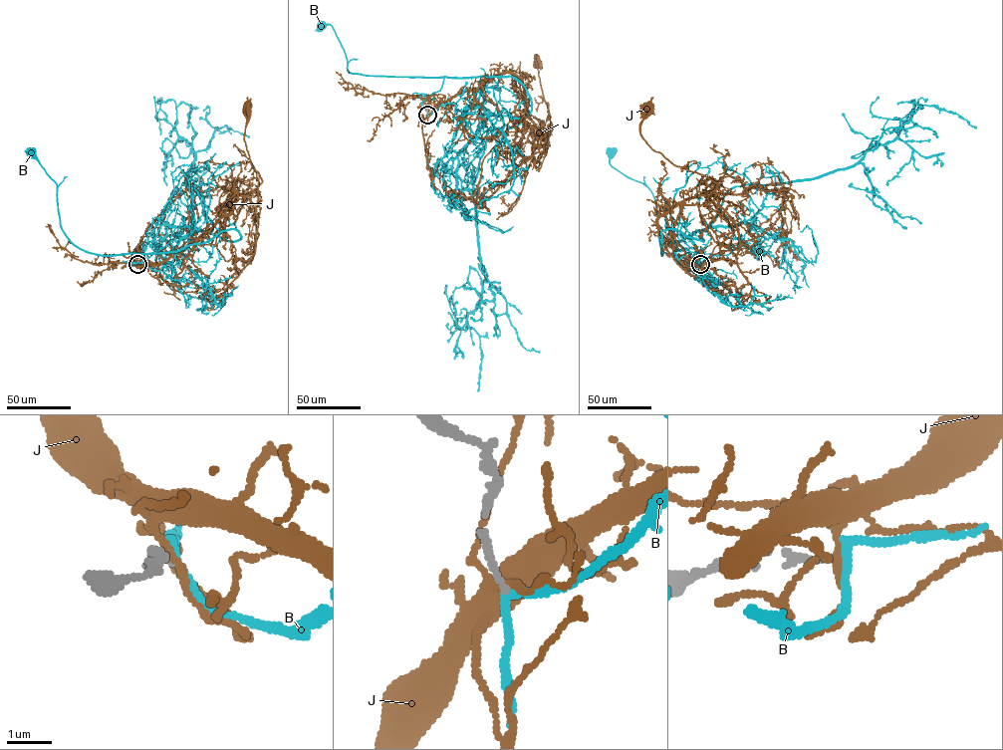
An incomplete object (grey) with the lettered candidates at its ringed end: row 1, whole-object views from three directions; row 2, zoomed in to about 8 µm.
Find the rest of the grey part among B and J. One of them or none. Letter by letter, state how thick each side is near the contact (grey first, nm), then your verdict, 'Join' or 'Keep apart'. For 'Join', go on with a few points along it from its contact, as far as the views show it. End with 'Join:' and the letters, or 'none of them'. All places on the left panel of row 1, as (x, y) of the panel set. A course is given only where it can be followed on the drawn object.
B: Thickness 140 nm (grey) against 180 nm. Keep apart
J: Thickness 140 nm (grey) against 140 nm. Keep apart
Join: none of them

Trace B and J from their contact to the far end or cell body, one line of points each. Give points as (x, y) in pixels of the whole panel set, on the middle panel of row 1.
B: (427, 115), (453, 103), (525, 118), (531, 99), (511, 77), (353, 74), (334, 28), (321, 26)
J: (427, 115), (437, 105), (510, 73), (522, 85), (529, 119), (550, 131), (536, 55), (535, 65)

